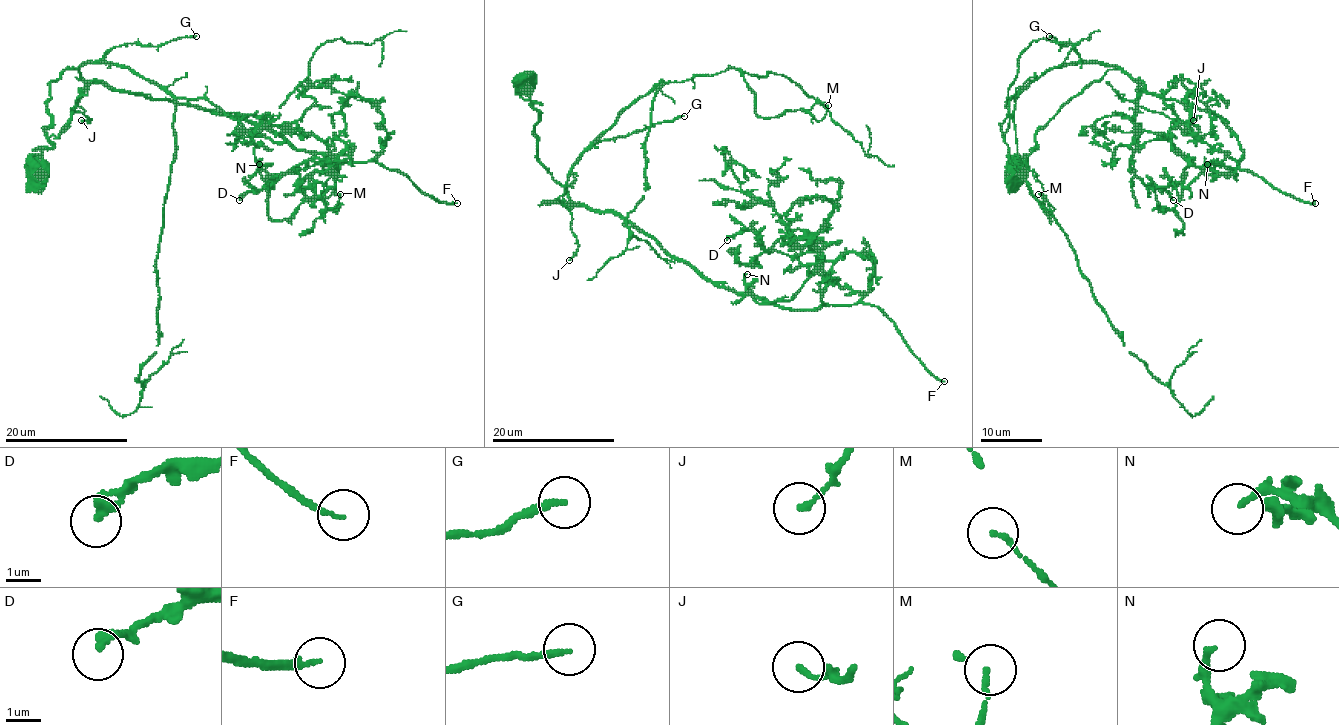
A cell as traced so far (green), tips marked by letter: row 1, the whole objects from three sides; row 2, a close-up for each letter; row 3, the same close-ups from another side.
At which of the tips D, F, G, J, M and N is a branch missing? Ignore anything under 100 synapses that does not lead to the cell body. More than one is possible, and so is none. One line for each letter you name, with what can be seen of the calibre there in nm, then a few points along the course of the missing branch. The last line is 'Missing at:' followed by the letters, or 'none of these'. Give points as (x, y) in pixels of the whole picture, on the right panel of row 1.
F: Thickness 150 nm. Course of what is missing: (1315, 203), (1318, 198), (1250, 160), (1200, 172), (1161, 154), (1138, 154), (1135, 129), (1144, 108), (1138, 102)
Missing at: F

